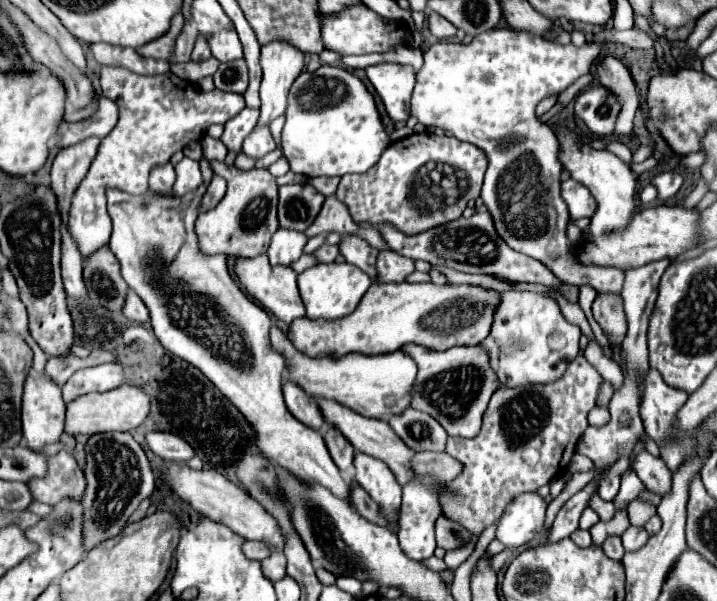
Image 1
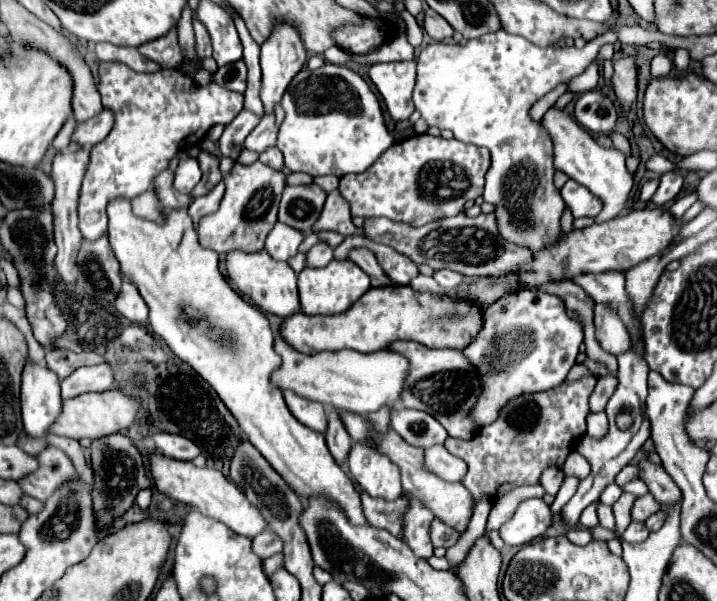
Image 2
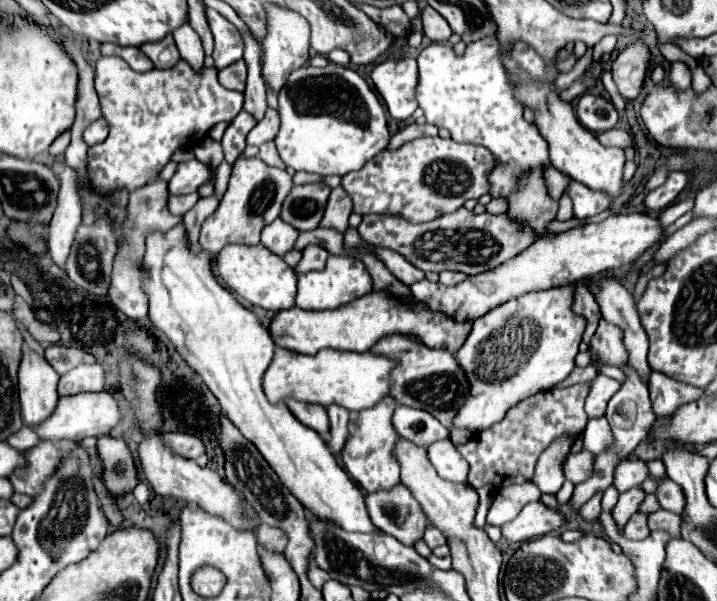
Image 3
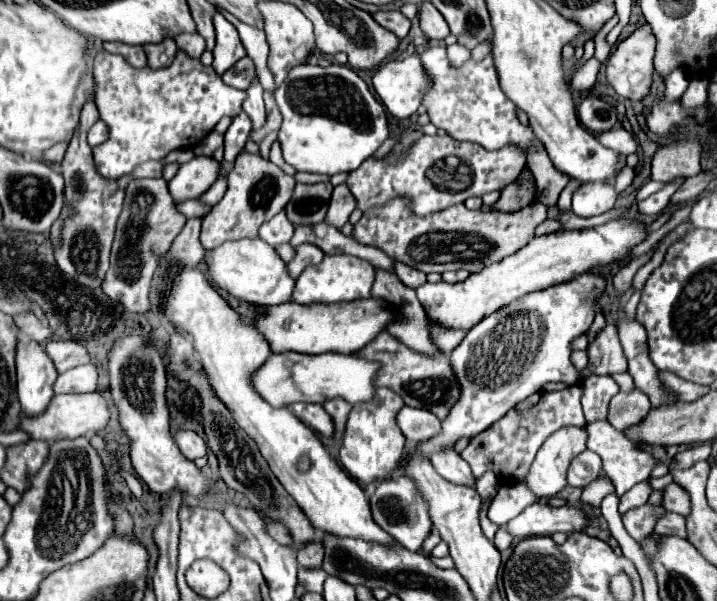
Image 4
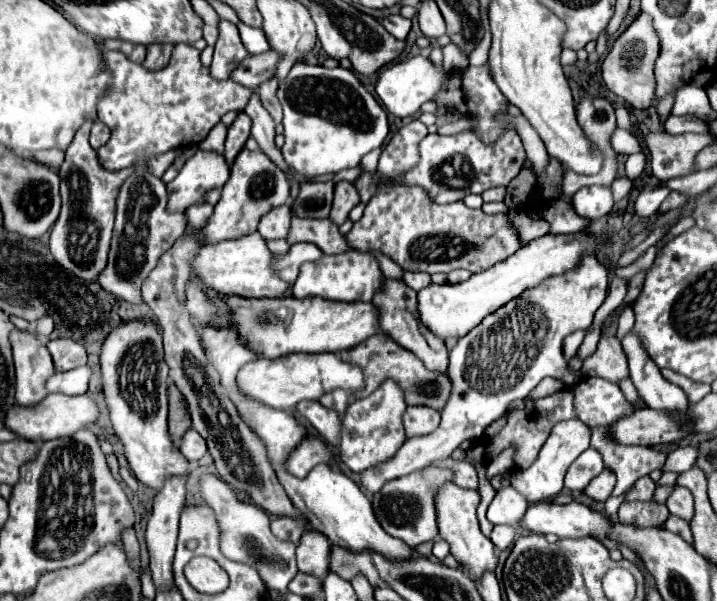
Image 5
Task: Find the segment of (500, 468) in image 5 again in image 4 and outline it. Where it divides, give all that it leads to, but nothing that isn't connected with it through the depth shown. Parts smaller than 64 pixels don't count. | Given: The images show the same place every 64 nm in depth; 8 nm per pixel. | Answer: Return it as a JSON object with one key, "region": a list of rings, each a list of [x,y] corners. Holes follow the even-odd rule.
{"region":[[[486,472],[480,478],[480,482],[476,482],[476,490],[478,490],[478,494],[480,494],[480,498],[484,502],[488,502],[490,498],[494,498],[496,496],[496,490],[498,490],[498,480],[496,480],[494,472]]]}

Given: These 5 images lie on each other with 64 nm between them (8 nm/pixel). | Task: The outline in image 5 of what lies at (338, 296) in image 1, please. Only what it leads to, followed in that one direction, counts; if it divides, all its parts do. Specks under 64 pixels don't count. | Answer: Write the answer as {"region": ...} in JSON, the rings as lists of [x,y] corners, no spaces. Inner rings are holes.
{"region":[[[346,252],[336,256],[322,256],[316,262],[306,262],[300,268],[300,276],[292,286],[292,296],[304,300],[308,296],[320,296],[326,300],[342,300],[342,302],[356,302],[364,300],[370,302],[374,292],[382,284],[382,272],[378,268],[378,262],[368,252]]]}

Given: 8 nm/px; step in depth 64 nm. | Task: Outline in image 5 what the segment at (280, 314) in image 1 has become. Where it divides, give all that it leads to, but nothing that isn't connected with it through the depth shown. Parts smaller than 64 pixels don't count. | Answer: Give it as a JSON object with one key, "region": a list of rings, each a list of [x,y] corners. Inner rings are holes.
{"region":[[[258,232],[244,238],[202,246],[196,258],[192,260],[192,274],[196,274],[196,278],[200,278],[206,288],[242,298],[280,298],[286,296],[292,286],[280,280],[280,276],[276,276],[274,254],[268,250],[266,240]]]}

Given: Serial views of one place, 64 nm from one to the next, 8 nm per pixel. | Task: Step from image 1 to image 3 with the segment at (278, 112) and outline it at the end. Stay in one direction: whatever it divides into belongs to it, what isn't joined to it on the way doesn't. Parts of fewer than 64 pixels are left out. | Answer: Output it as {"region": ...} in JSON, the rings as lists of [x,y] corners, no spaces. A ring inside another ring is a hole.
{"region":[[[268,4],[266,12],[268,12],[268,34],[262,40],[262,78],[270,86],[270,90],[278,94],[282,86],[286,84],[288,76],[308,62],[310,28],[308,28],[308,22],[300,14],[288,8]]]}

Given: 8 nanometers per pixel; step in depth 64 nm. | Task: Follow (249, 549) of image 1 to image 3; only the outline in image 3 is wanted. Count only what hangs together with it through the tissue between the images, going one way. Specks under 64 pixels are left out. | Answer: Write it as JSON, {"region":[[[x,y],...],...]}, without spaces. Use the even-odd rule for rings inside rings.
{"region":[[[260,524],[256,536],[258,536],[258,544],[272,550],[272,552],[284,552],[286,542],[288,542],[288,538],[286,538],[286,534],[282,530],[266,526],[266,524]]]}

